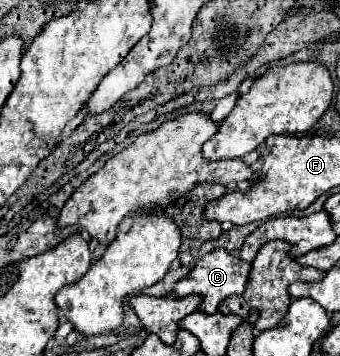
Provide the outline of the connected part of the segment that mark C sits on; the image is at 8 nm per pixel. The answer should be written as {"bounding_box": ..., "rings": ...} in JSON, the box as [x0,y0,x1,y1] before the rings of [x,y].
{"bounding_box":[173,248,251,314],"rings":[[[217,248],[217,250],[209,252],[207,256],[203,256],[185,280],[175,284],[173,294],[179,296],[179,298],[185,298],[189,294],[201,294],[203,296],[201,310],[211,314],[211,312],[215,312],[219,308],[219,304],[225,298],[245,292],[245,288],[249,284],[249,274],[251,274],[251,264],[249,262],[245,262],[241,258],[233,258],[225,248]]]}

